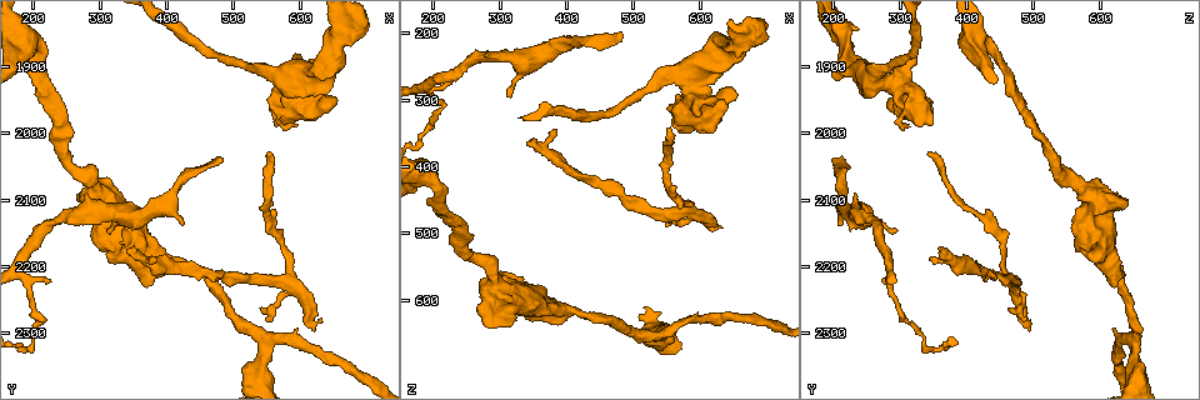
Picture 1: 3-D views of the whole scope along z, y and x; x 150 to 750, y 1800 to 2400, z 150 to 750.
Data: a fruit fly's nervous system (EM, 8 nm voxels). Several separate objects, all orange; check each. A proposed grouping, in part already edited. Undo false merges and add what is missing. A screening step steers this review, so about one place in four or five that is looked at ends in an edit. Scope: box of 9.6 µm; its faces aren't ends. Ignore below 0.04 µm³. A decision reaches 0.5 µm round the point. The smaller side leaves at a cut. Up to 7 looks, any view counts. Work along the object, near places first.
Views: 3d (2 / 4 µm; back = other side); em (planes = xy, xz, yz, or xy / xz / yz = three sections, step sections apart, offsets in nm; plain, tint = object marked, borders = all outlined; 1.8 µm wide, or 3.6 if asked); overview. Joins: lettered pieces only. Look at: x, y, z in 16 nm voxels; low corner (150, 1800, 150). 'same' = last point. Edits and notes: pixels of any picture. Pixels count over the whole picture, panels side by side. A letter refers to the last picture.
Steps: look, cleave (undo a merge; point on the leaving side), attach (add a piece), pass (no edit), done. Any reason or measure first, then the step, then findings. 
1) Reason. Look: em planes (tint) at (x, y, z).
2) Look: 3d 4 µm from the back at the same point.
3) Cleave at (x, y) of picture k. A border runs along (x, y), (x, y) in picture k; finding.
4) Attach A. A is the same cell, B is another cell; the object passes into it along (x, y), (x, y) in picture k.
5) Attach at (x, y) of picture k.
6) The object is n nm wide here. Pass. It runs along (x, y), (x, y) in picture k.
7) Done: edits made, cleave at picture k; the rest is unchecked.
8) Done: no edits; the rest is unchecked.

Tapers out. Look: em xz step 8 (tint) at (480, 2040, 200).

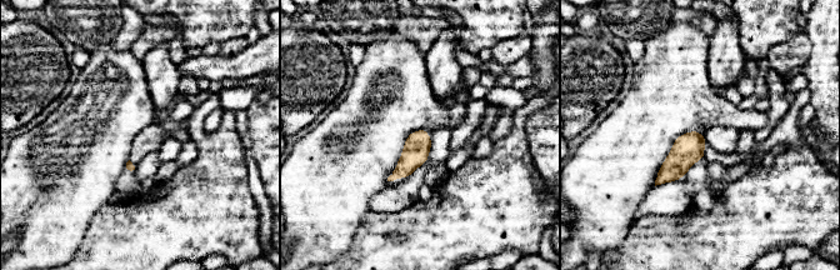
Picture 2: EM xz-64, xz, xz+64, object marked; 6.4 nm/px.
Another direction. Look: em xy step 16 (borders) at the same point.

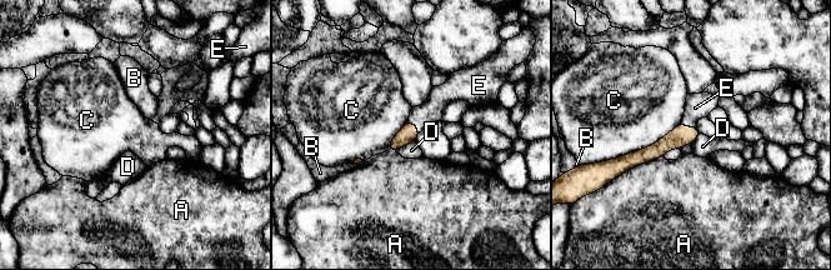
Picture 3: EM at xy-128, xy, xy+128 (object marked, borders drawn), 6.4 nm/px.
The longest contact is with C, 500 nm. Attach E. E is the same cell, A, B, C and D are other cells; the cell continues.

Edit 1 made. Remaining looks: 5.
See it whole again. Look: overview.

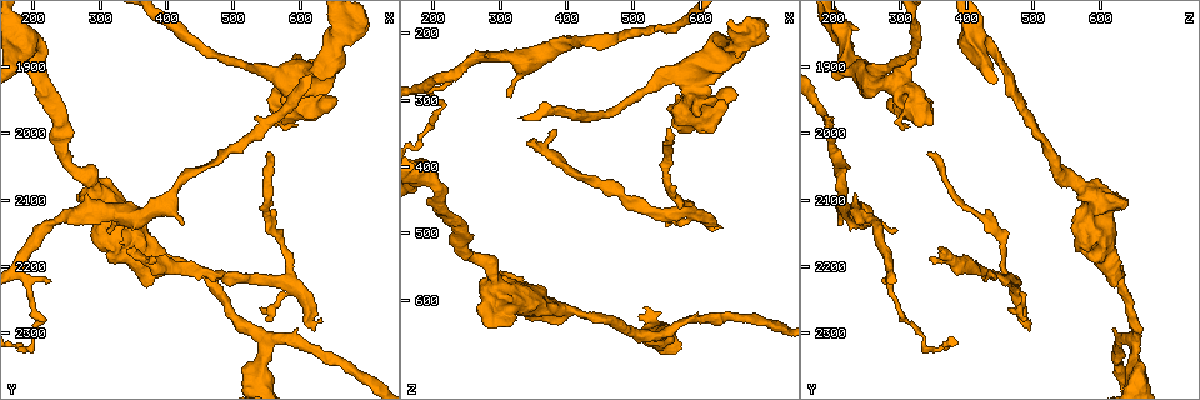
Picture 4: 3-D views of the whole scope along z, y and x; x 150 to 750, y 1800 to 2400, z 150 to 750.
Sudden change in width. Look: 3d 4 µm at (625, 1910, 225).

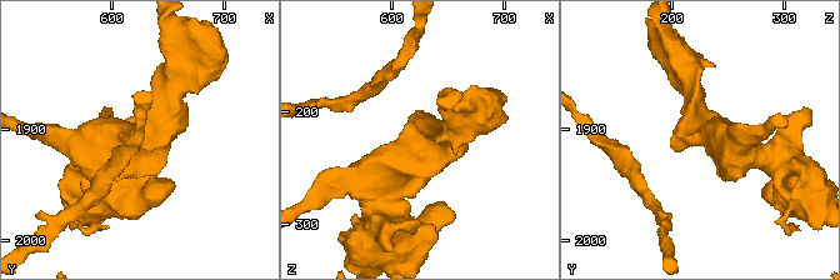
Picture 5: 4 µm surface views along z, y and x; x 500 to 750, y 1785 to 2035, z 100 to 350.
The arms are 340, 600 nm wide. Look: em yz step 4 (borders) at (630, 1906, 224).

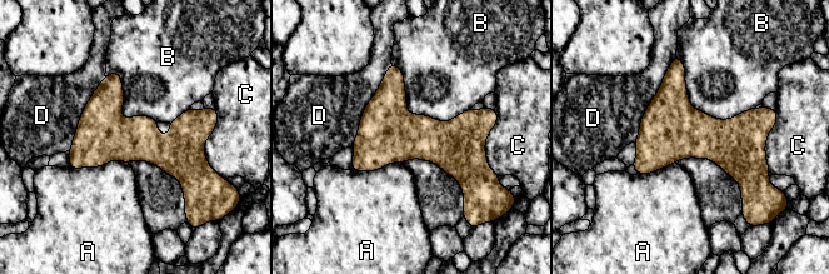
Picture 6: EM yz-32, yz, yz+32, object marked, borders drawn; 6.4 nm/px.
The object is 320 nm wide here; the longest contact is with D, 650 nm. Pass. A, B, C and D are other cells; one cell here.

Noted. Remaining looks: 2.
An open end. Look: 3d 4 µm at (550, 2025, 345).

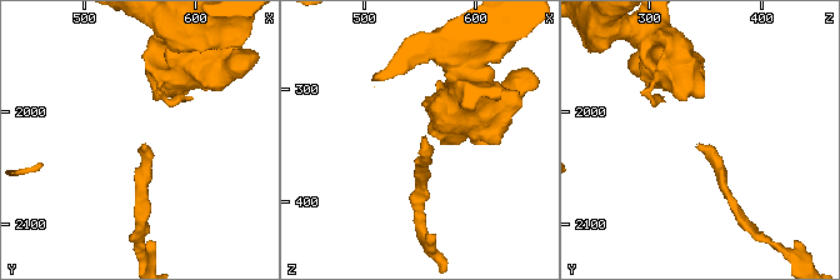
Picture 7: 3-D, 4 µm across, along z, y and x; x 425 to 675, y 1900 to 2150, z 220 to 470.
Now the EM. Look: em planes (borders) at (550, 2032, 342).

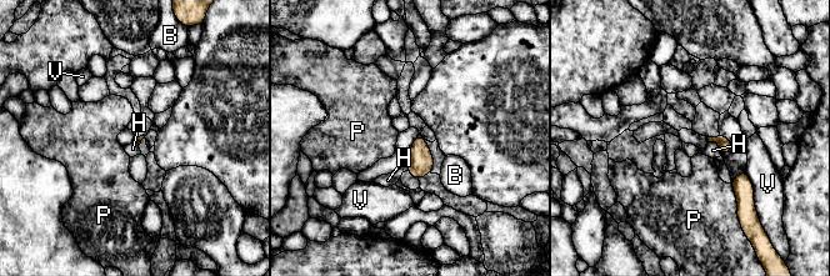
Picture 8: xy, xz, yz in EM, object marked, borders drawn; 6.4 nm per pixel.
Pass. B, H, P and V are other cells; a border runs along (709, 141), (715, 141), (723, 155) in picture 8; no lettered piece goes on from it.

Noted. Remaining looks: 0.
Done: edits made, attach at picture 3; the rest is unchecked.

